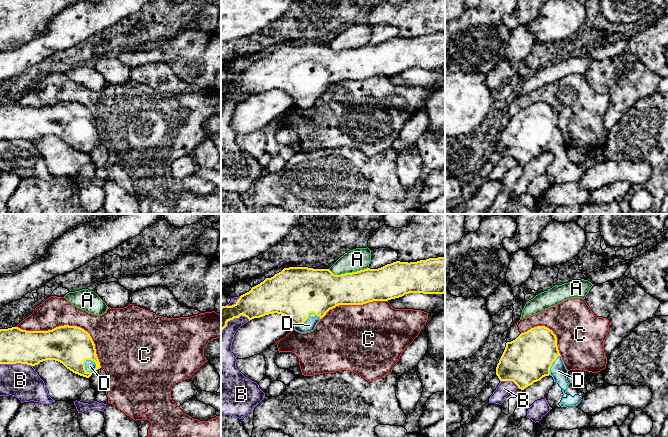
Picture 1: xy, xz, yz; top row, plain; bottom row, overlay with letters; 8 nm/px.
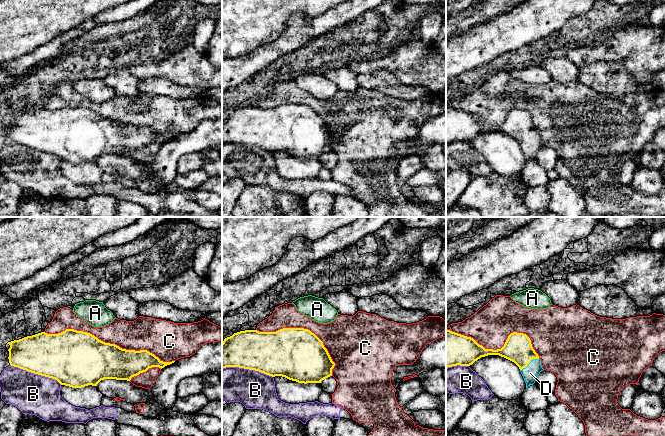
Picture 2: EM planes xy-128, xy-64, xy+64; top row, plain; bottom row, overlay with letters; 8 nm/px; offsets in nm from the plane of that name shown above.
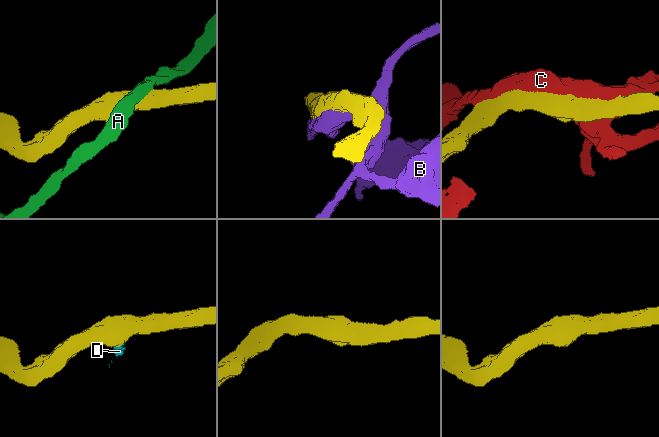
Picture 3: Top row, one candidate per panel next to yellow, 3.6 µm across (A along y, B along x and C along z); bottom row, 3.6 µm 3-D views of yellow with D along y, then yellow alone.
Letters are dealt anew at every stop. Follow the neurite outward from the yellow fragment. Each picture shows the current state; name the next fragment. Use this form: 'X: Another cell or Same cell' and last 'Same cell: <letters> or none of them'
A: Another cell
B: Another cell
C: Another cell
D: Same cell
Same cell: D

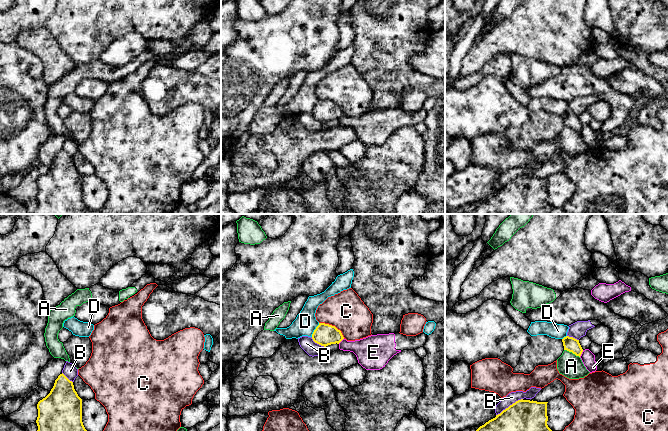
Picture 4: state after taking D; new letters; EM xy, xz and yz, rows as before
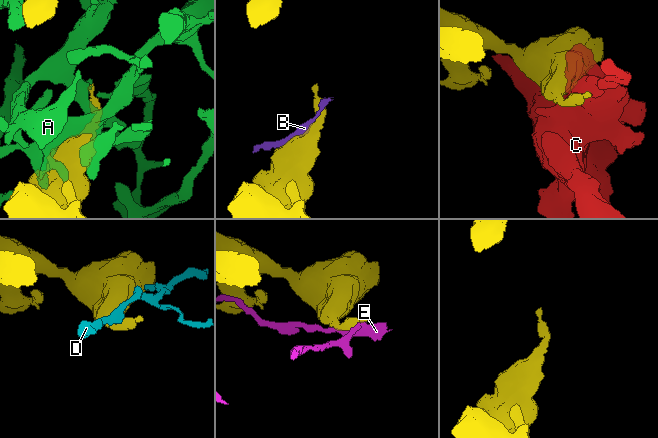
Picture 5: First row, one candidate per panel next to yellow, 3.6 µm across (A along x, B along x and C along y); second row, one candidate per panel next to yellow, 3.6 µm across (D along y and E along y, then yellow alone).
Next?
A: Another cell
B: Another cell
C: Another cell
D: Another cell
E: Another cell
Same cell: none of them

